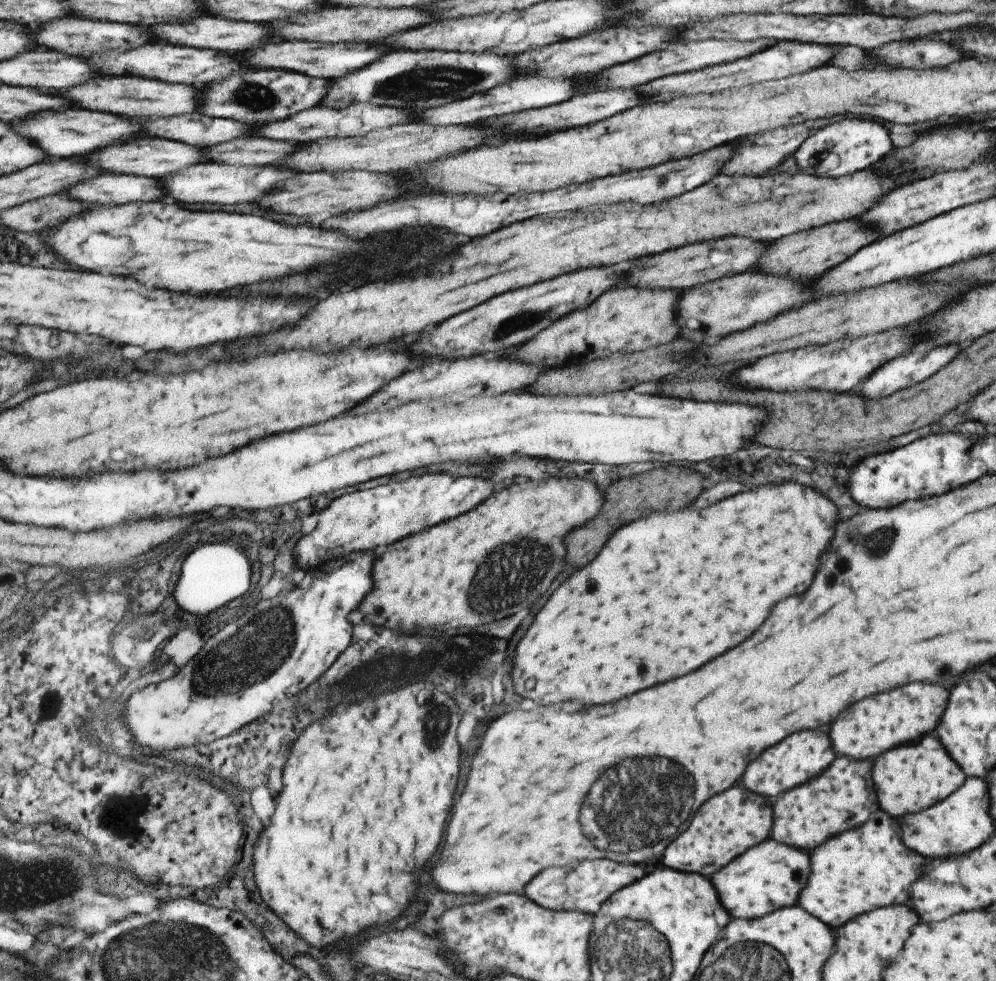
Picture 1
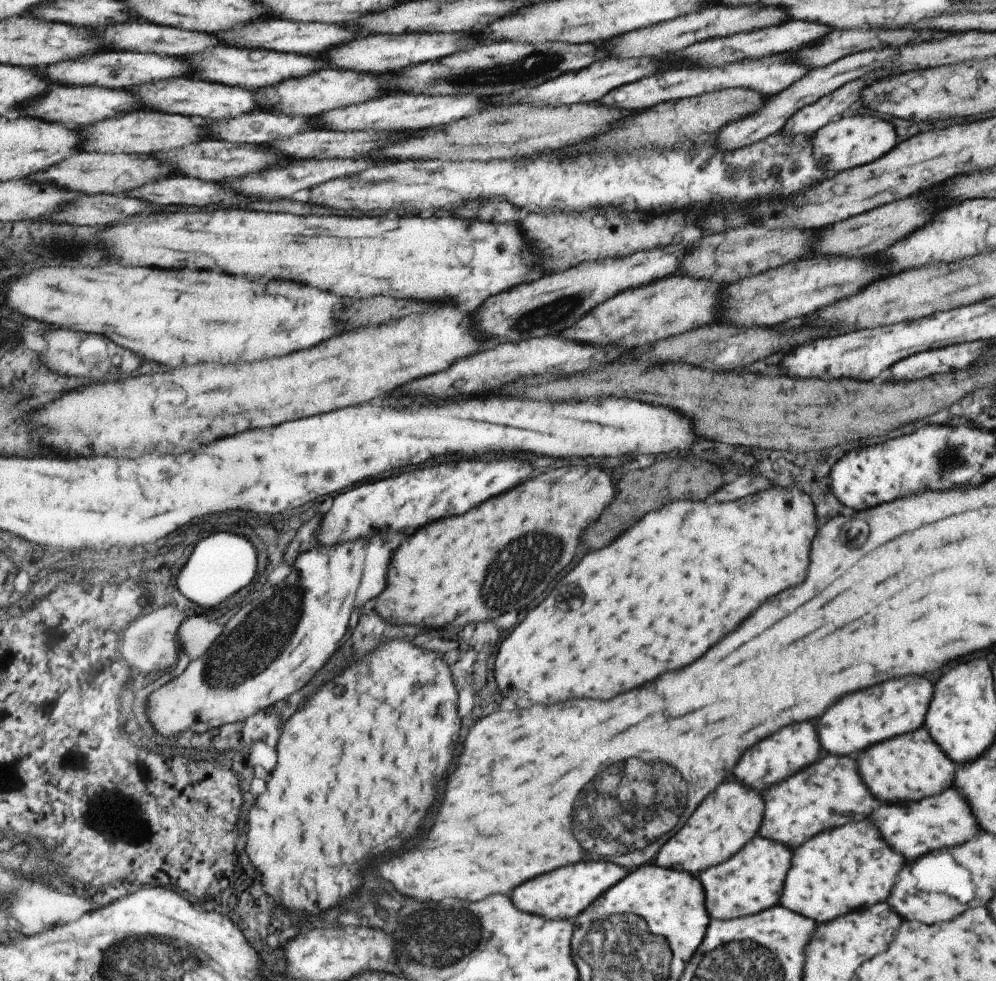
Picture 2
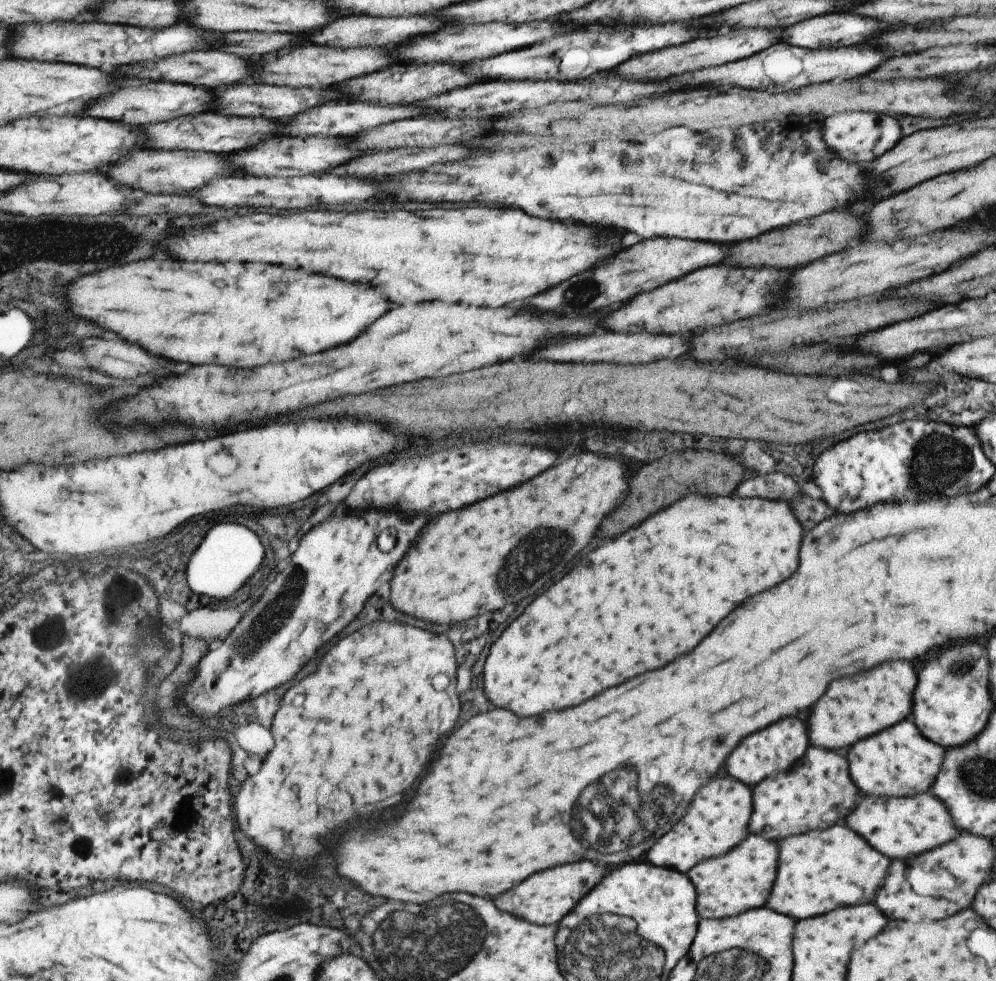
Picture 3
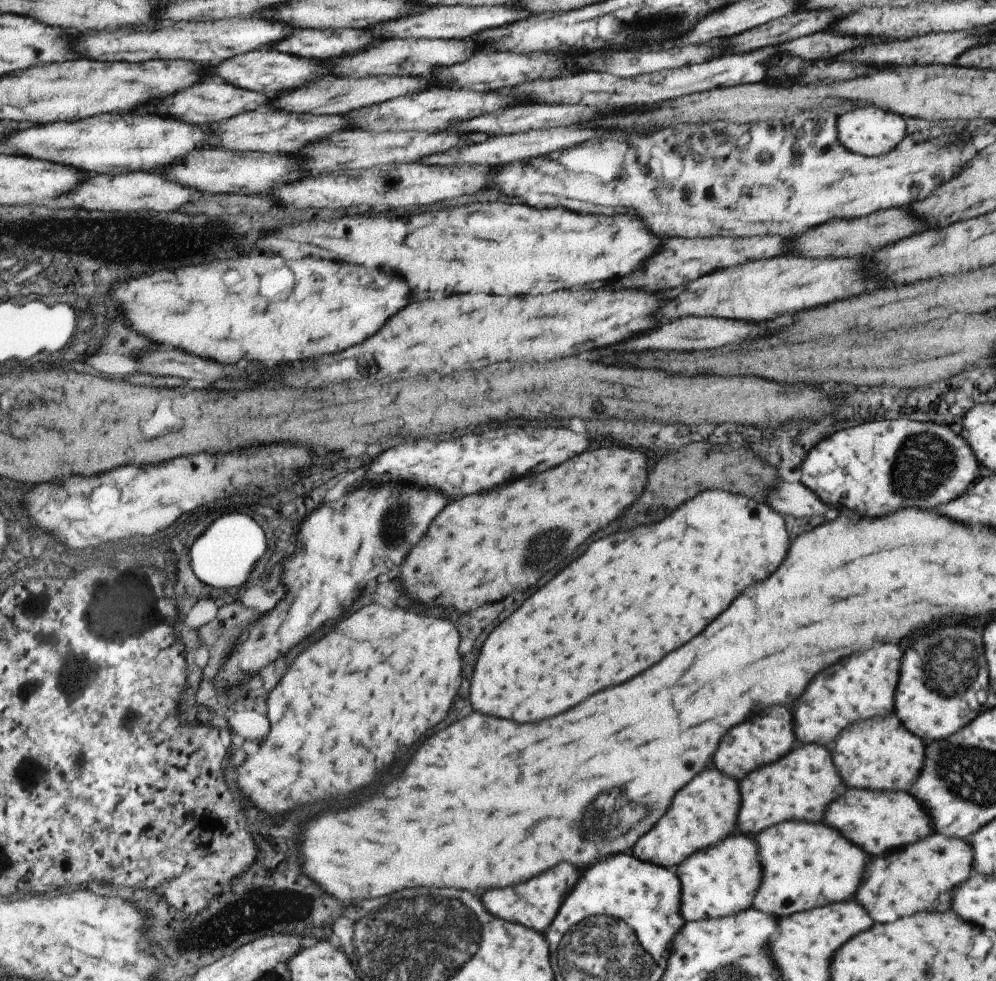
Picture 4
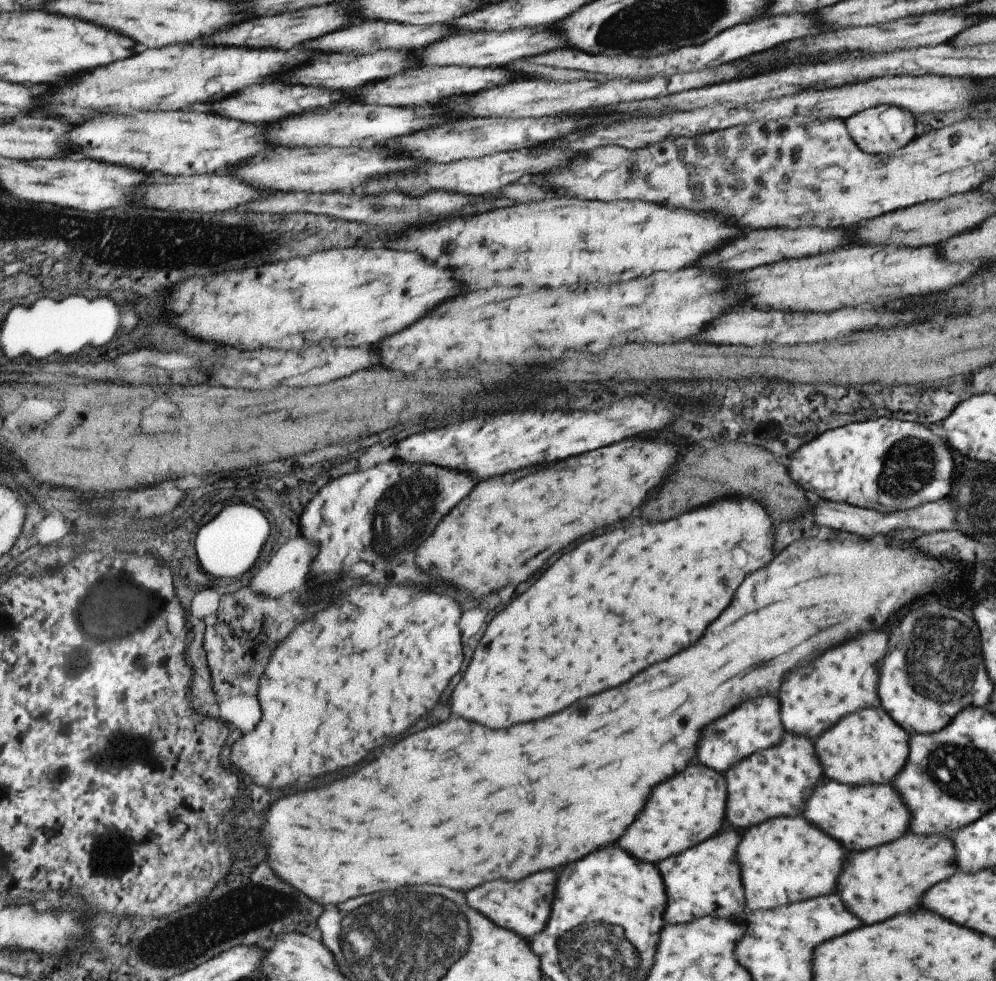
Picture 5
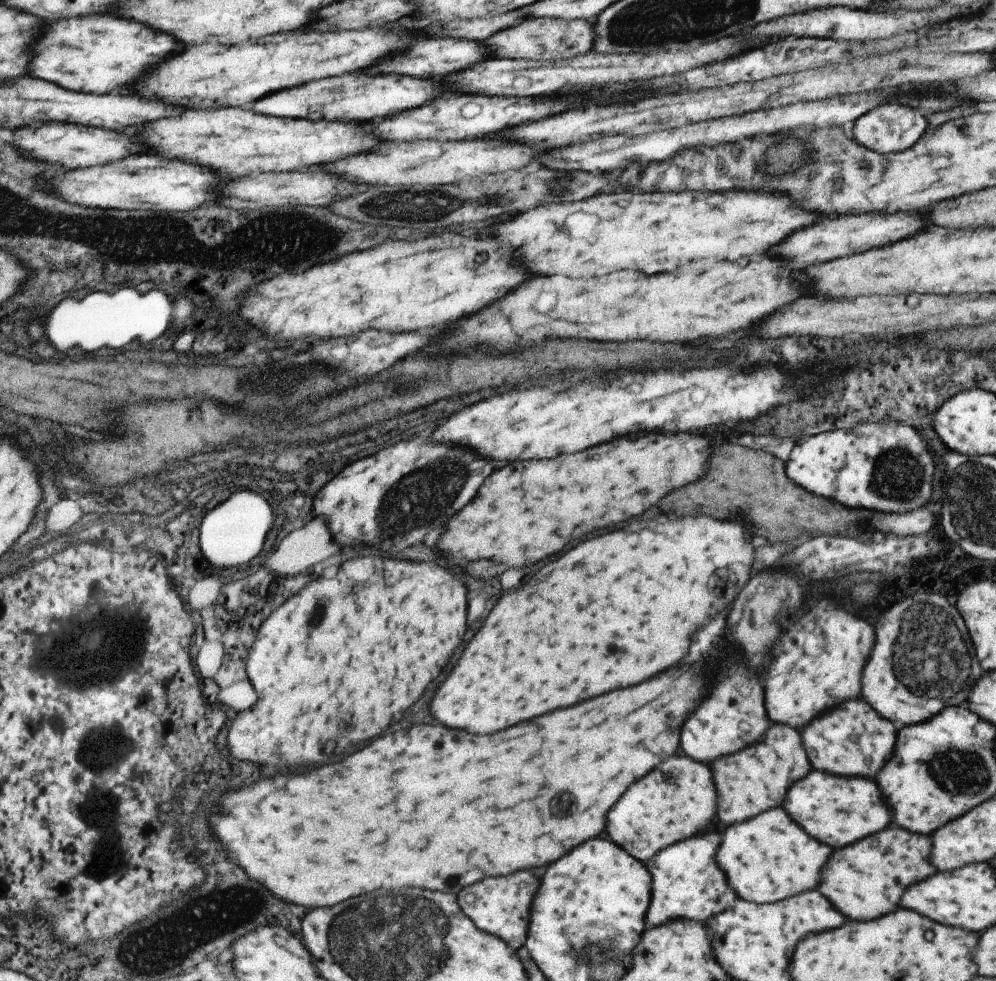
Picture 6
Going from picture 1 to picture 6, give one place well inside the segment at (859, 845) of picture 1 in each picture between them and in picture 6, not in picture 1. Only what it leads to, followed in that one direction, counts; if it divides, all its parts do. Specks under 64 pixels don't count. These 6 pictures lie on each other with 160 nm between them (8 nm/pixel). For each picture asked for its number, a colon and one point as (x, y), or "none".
2: (849, 868)
3: (848, 871)
4: (804, 865)
5: (785, 860)
6: (768, 858)

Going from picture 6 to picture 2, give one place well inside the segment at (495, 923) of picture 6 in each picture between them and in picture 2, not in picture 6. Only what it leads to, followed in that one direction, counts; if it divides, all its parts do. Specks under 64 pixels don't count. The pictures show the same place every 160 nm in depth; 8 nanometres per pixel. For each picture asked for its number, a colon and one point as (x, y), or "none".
2: (562, 894)
3: (544, 898)
4: (533, 904)
5: (523, 907)

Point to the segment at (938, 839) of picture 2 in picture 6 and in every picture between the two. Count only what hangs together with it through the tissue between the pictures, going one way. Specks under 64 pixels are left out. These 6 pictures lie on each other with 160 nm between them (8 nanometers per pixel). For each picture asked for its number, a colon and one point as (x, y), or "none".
3: (900, 827)
4: (878, 821)
5: (859, 817)
6: (833, 810)

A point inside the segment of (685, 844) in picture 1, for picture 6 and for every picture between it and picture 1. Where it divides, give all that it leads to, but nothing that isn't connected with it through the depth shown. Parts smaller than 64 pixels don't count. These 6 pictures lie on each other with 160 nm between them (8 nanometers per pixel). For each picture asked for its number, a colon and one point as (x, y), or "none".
2: (723, 822)
3: (716, 819)
4: (702, 814)
5: (683, 811)
6: (655, 812)

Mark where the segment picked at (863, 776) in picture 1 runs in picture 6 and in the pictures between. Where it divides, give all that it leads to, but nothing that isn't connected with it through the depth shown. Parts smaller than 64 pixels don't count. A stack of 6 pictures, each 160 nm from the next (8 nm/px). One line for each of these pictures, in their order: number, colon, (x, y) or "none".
2: (829, 793)
3: (796, 801)
4: (803, 784)
5: (757, 789)
6: (760, 777)

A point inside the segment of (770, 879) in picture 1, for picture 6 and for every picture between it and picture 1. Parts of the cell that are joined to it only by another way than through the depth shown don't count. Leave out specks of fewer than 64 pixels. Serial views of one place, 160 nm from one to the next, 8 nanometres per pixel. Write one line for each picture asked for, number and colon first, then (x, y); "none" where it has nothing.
2: (749, 882)
3: (739, 881)
4: (722, 880)
5: (703, 881)
6: (686, 884)

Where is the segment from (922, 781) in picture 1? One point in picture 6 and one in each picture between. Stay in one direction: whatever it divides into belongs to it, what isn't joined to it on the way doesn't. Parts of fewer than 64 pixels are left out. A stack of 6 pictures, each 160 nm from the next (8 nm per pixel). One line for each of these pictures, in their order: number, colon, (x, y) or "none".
2: (906, 768)
3: (897, 762)
4: (881, 755)
5: (869, 747)
6: (850, 740)

